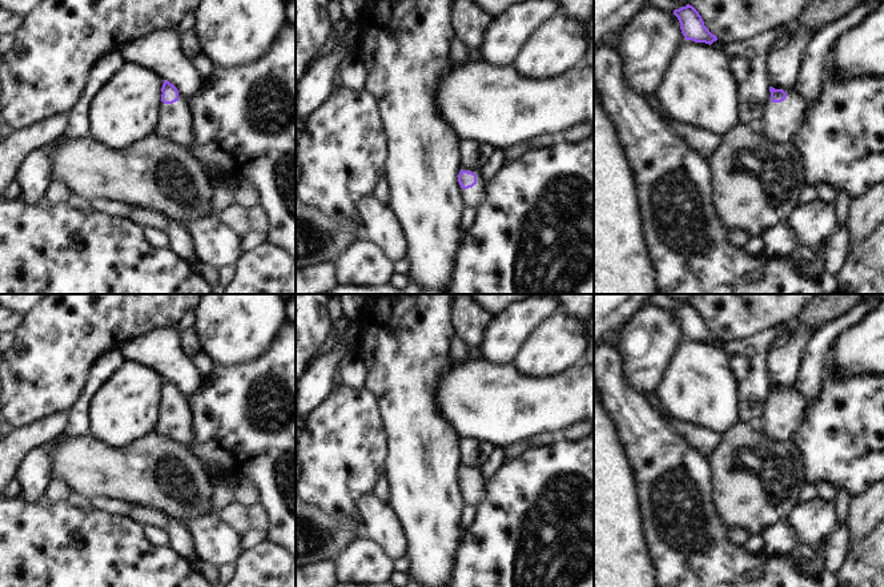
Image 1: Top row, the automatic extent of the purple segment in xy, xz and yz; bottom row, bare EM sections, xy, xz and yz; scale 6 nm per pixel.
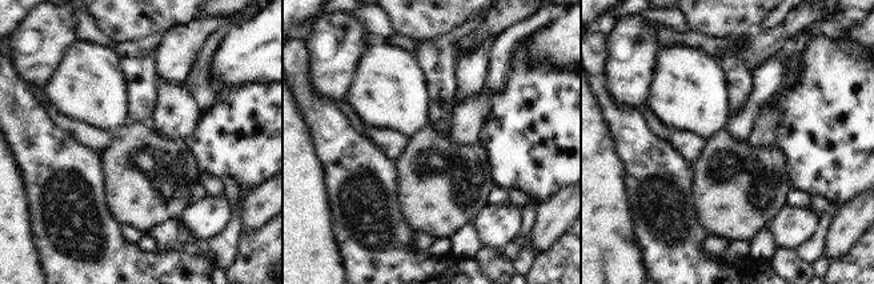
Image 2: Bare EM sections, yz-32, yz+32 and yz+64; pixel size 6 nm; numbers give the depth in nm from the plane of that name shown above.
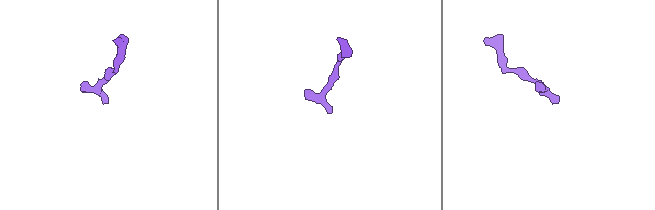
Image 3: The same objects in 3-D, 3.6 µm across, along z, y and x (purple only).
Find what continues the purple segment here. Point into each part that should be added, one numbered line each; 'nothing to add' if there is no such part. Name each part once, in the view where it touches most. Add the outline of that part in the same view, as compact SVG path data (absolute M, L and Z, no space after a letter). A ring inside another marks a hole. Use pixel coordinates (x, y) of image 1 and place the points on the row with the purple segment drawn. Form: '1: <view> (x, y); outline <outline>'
1: yz (780, 120); outline M795 89L787 92L784 101L766 106L760 130L772 141L789 141L803 121L805 105L805 98Z

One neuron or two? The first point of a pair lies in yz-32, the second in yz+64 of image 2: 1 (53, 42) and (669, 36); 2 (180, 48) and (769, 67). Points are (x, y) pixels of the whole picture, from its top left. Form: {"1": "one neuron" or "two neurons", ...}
{"1": "two neurons", "2": "one neuron"}

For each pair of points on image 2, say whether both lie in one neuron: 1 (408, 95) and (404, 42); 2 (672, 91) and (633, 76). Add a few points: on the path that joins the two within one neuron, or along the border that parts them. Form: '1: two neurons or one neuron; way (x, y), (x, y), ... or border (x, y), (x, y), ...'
1: two neurons; border (373, 42), (387, 40), (413, 54)
2: two neurons; border (658, 52), (646, 103)

